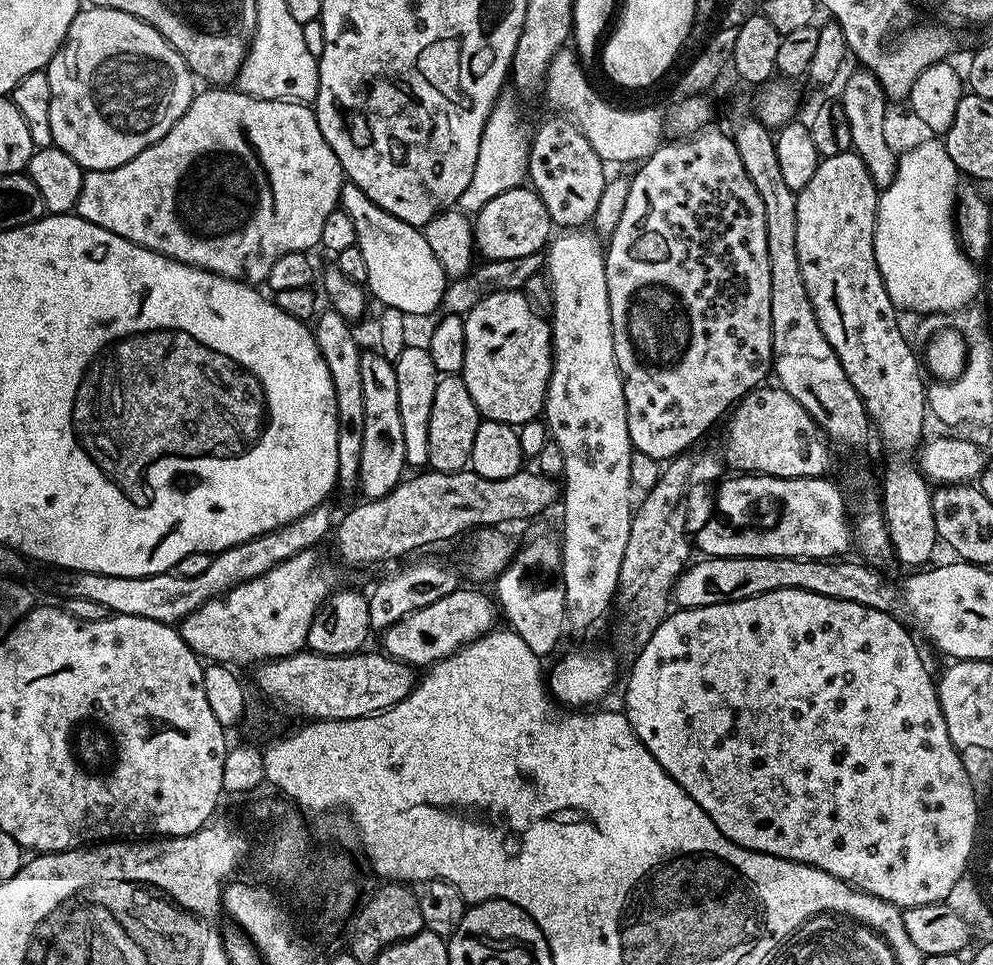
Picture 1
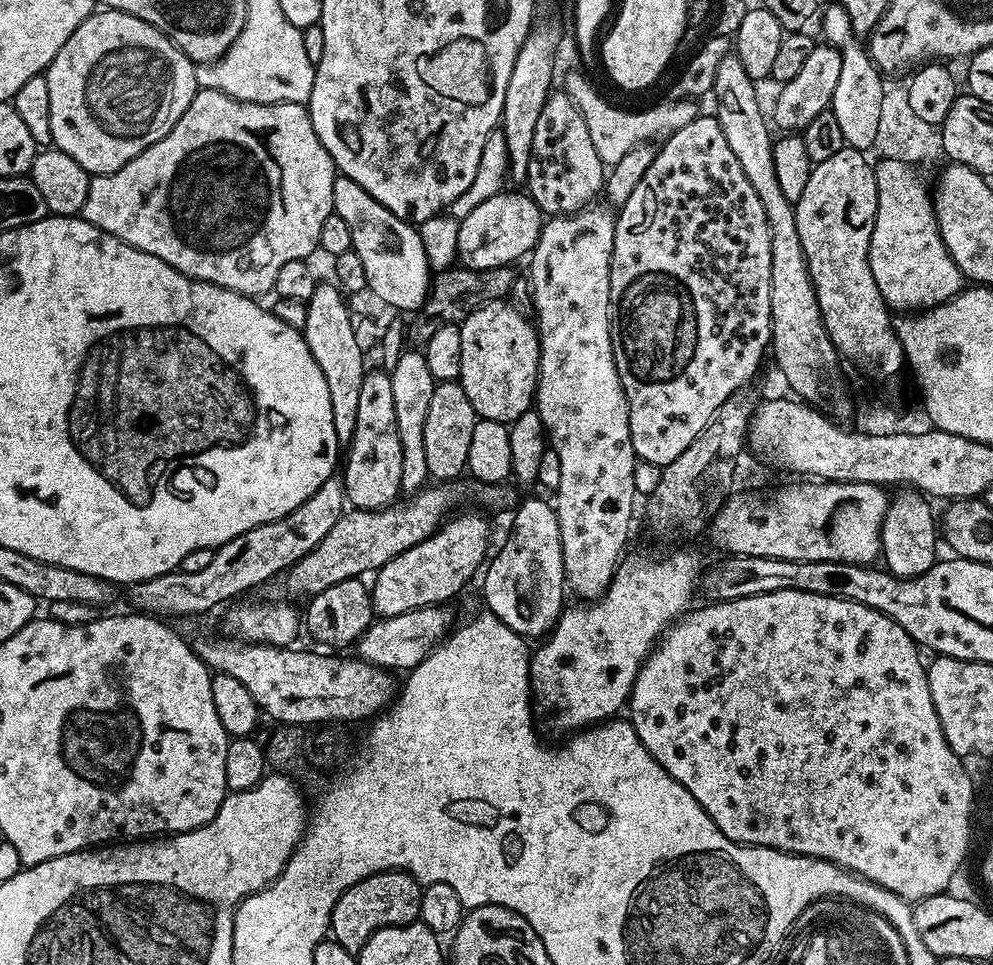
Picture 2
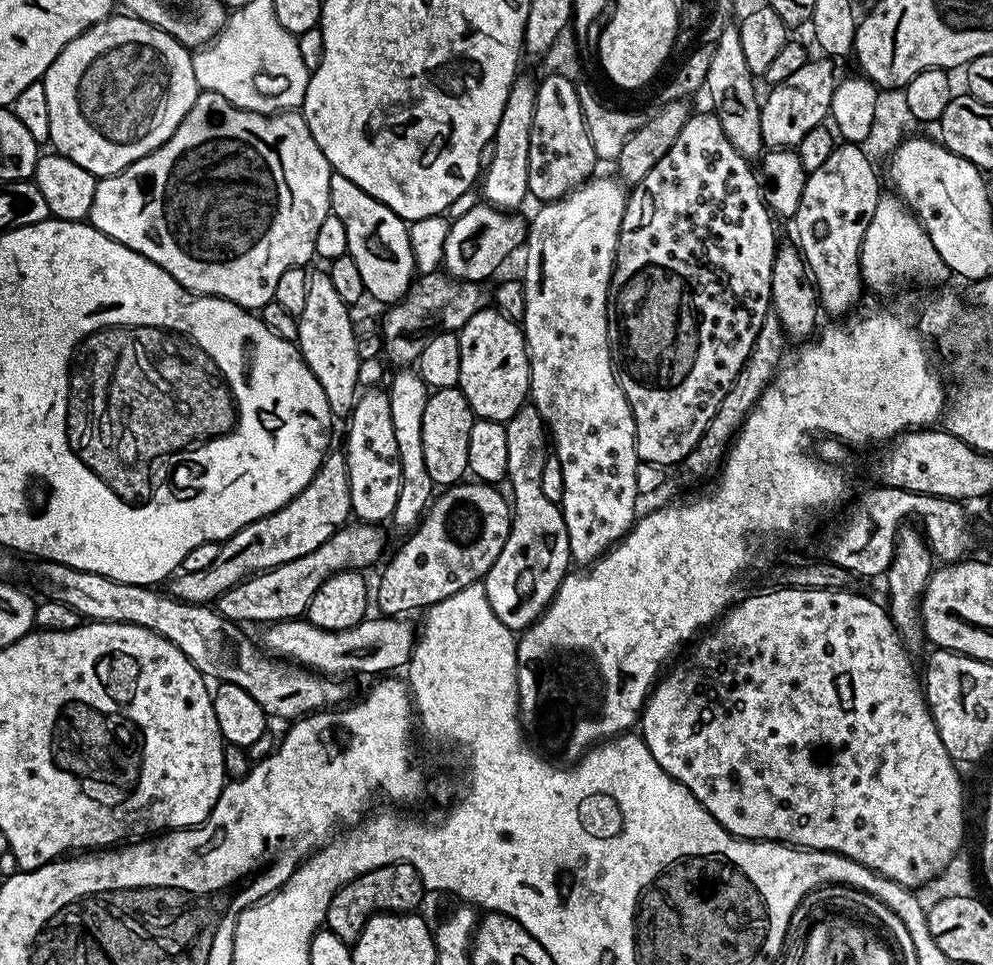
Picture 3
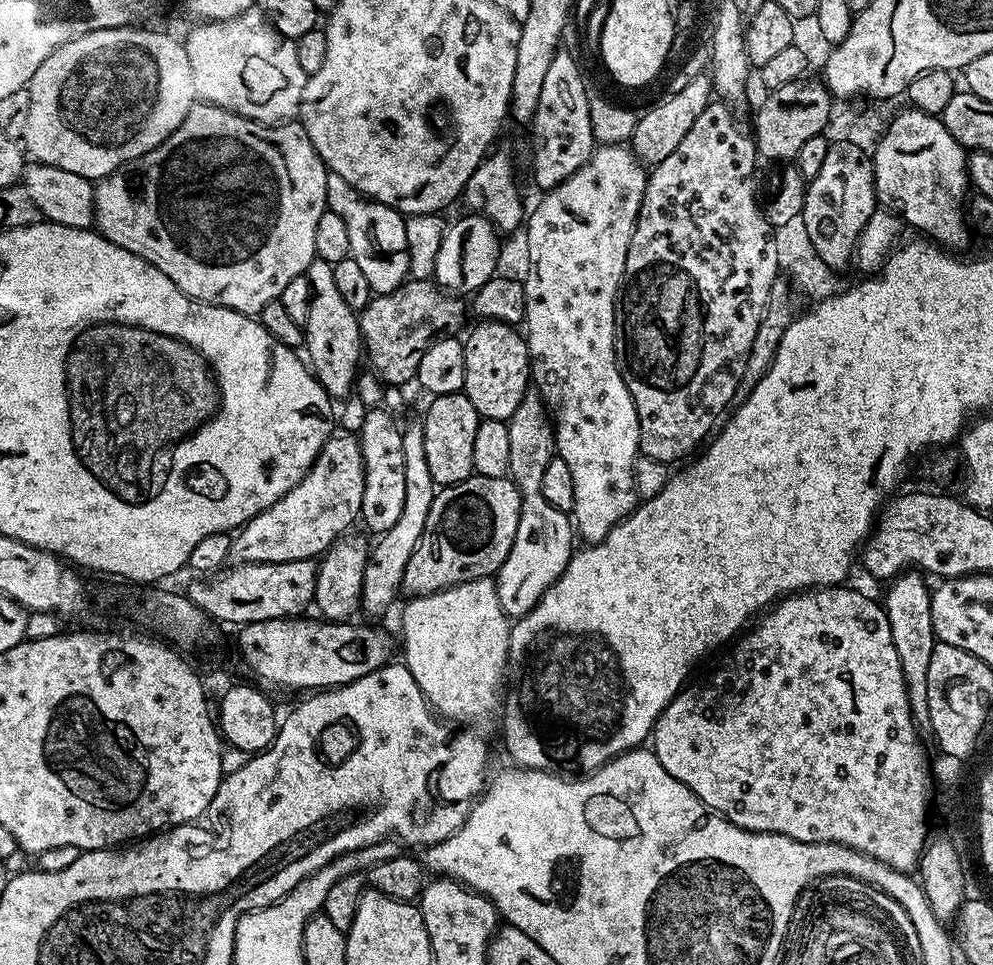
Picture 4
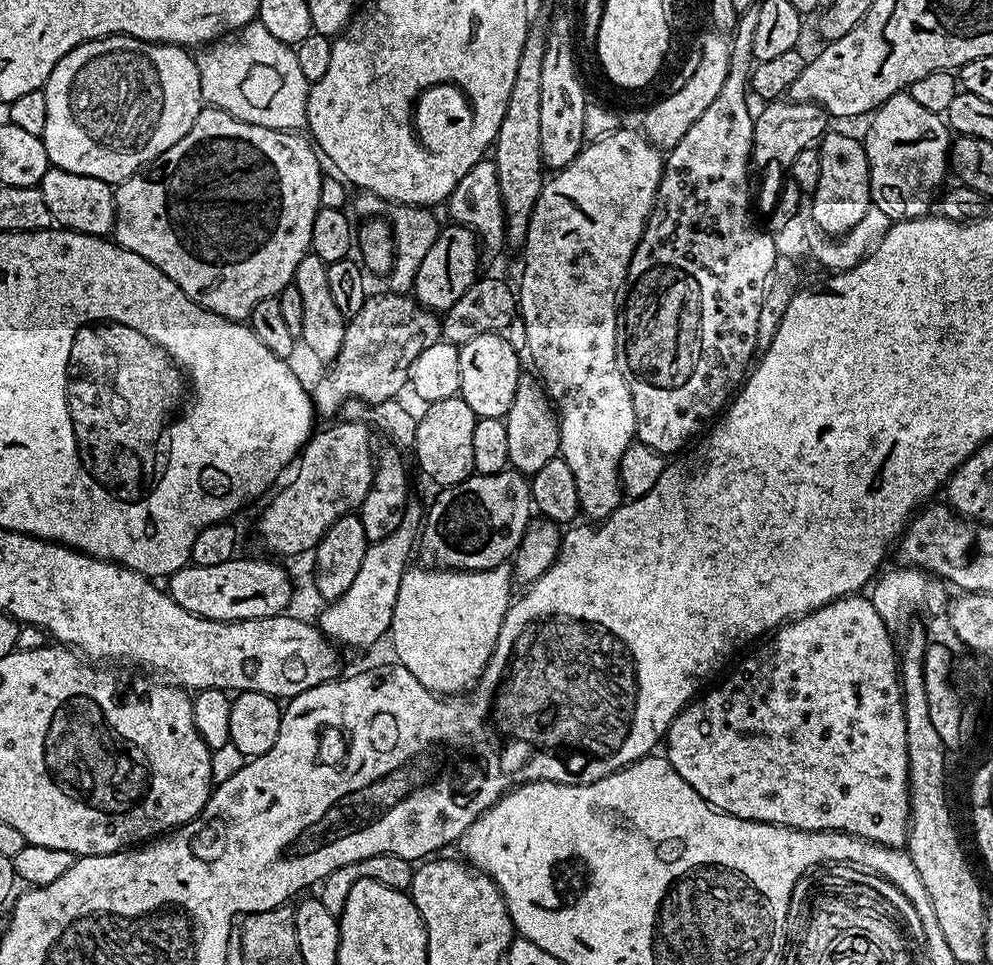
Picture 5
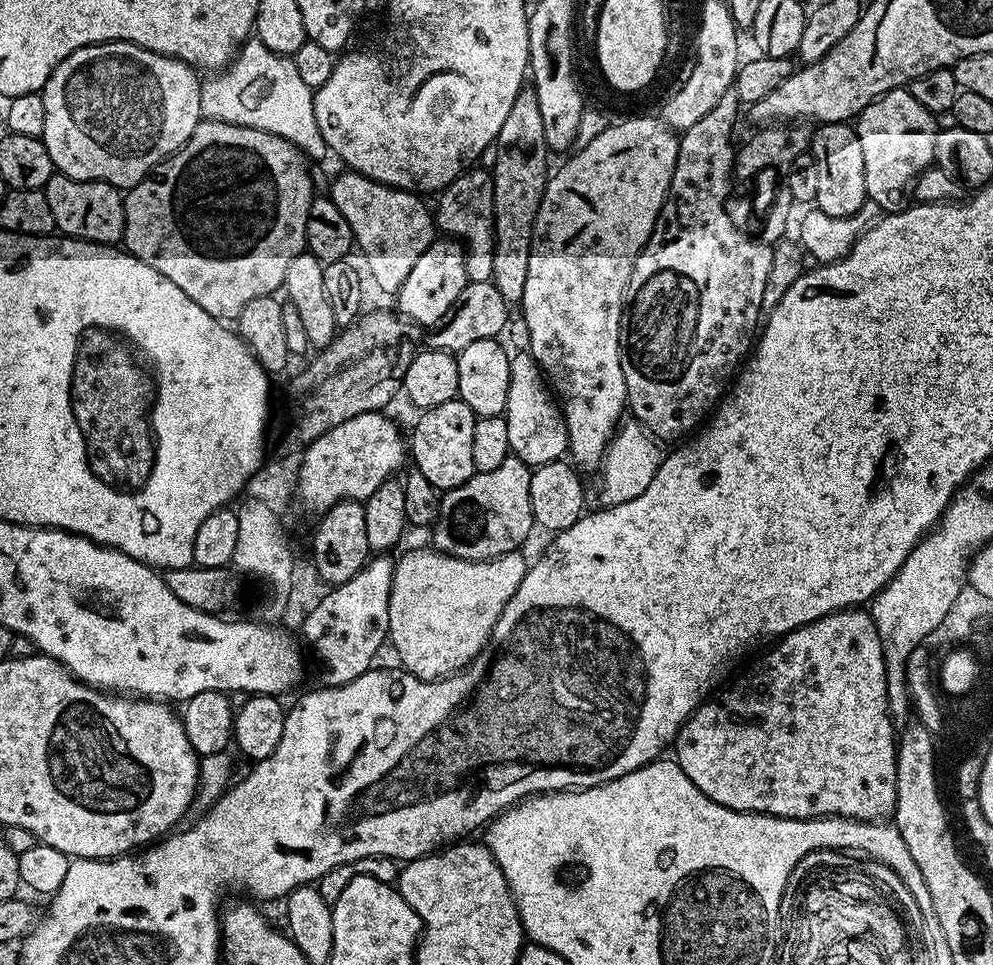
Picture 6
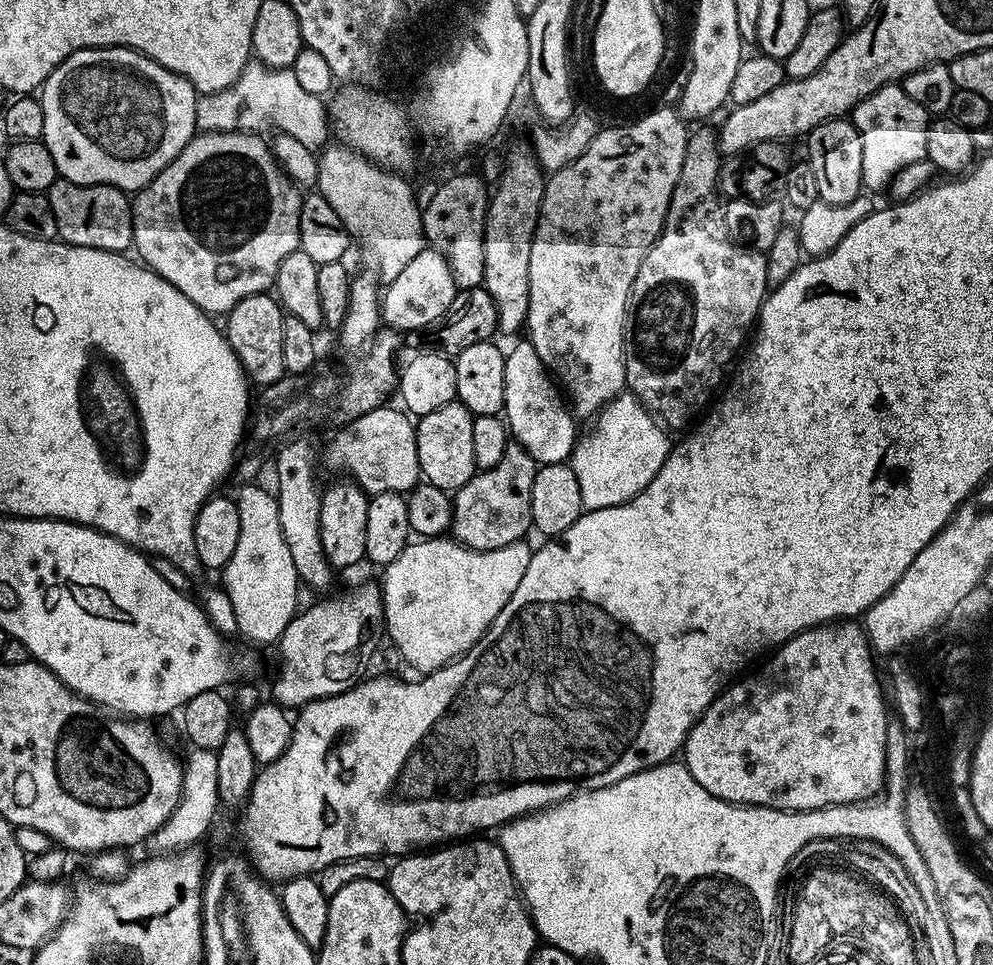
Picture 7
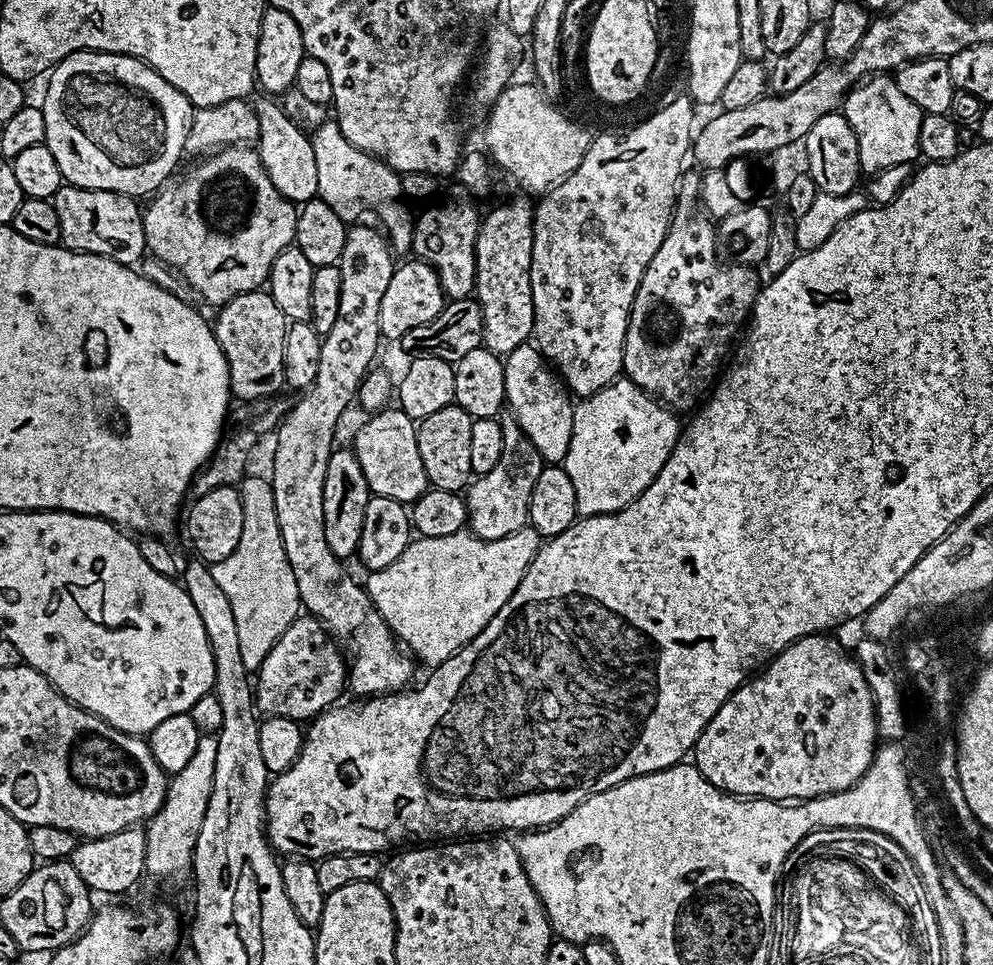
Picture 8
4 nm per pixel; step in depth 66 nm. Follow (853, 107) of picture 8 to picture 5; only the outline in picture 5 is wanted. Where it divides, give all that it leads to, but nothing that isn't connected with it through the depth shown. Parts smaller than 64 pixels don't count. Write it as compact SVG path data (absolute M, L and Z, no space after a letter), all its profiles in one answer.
M901 90L871 113L870 120L872 129L862 136L862 143L870 170L872 207L882 210L882 214L886 214L892 222L929 215L928 203L931 202L932 195L934 200L937 193L945 187L944 175L950 172L950 129L941 113L926 110L926 106L914 102L907 91Z

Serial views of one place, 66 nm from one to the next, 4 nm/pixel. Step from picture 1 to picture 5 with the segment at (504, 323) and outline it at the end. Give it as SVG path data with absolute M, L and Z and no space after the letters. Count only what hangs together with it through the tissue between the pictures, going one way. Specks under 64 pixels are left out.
M498 332L478 334L478 338L470 338L470 342L459 345L462 382L459 396L474 410L477 418L504 418L512 401L514 392L518 389L519 378L522 373L520 356L516 348L507 340L507 335Z

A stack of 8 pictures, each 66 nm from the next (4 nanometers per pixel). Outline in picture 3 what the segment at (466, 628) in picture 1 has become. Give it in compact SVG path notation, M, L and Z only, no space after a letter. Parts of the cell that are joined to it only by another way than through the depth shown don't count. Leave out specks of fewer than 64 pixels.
M376 614L371 618L365 618L358 622L358 626L350 626L350 630L341 632L331 632L322 630L314 626L307 618L297 618L295 620L281 620L267 625L264 632L263 647L271 655L287 660L293 664L299 664L301 668L310 668L313 672L321 673L325 676L335 676L337 678L352 678L355 672L365 672L366 675L375 677L377 674L392 674L395 668L403 669L412 658L412 649L416 647L417 629L412 628L411 619L397 618L387 614Z

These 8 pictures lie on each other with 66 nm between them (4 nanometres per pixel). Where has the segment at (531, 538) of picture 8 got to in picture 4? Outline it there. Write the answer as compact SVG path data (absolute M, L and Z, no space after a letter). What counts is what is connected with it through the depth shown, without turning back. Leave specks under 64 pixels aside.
M491 579L471 580L470 582L462 582L455 584L453 588L443 588L441 592L431 592L425 596L413 596L407 601L409 604L405 606L404 613L400 616L400 632L404 635L404 656L402 663L408 667L410 674L414 674L414 682L418 682L418 686L422 690L422 694L428 703L441 717L447 718L449 721L456 720L480 720L483 716L488 716L496 708L498 696L496 691L500 688L500 683L504 680L504 667L509 667L508 658L508 638L506 635L506 617L499 605L498 594L496 593L495 583Z

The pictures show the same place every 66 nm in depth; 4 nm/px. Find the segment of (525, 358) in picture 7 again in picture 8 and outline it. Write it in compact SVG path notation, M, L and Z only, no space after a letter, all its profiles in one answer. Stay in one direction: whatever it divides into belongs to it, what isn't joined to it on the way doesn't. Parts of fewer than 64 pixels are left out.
M533 343L523 344L505 355L503 378L506 381L505 401L511 415L519 422L545 463L563 463L573 433L575 403L567 385L544 359Z

